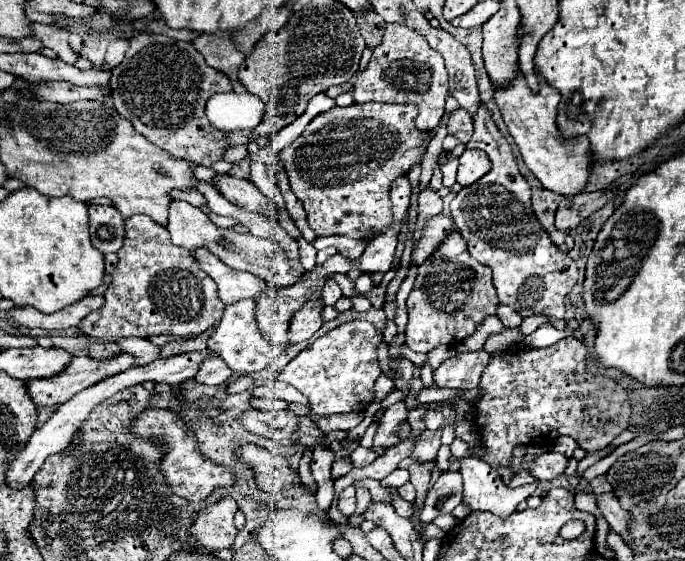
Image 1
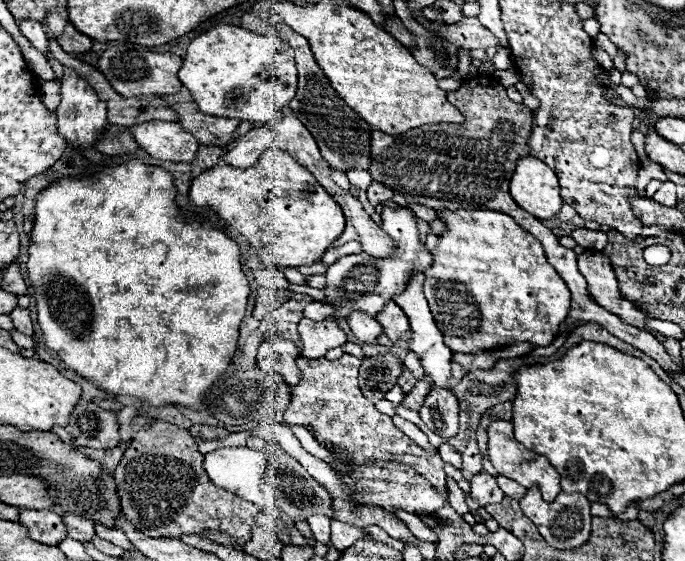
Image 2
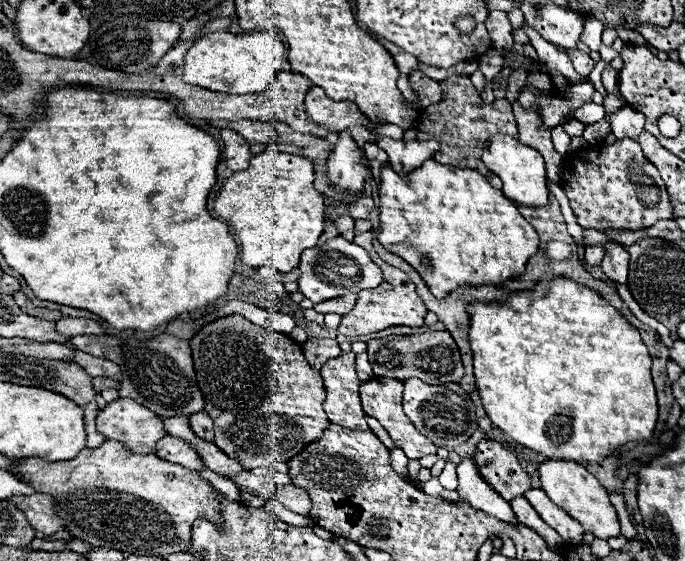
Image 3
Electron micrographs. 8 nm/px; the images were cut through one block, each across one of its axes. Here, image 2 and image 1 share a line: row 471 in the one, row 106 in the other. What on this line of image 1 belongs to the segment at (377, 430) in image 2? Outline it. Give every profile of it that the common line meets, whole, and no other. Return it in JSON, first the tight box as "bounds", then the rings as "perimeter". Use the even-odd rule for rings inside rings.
{"bounds":[350,24,448,130],"perimeter":[[[388,24],[382,42],[364,70],[350,78],[350,94],[356,104],[384,102],[384,104],[414,104],[418,108],[416,128],[434,130],[444,116],[444,98],[448,96],[448,74],[442,56],[428,46],[424,36],[406,28],[404,24]]]}

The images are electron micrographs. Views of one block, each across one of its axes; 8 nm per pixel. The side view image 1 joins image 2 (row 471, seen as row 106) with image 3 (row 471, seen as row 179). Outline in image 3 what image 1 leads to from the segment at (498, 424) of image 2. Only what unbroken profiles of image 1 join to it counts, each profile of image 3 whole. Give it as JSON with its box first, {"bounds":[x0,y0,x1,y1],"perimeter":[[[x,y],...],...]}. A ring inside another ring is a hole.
{"bounds":[538,460,620,540],"perimeter":[[[548,460],[538,466],[538,476],[542,490],[548,494],[548,498],[562,508],[568,516],[578,520],[586,532],[592,532],[596,538],[608,540],[612,536],[620,534],[620,524],[614,506],[608,500],[606,488],[580,464],[562,462],[562,460]]]}

